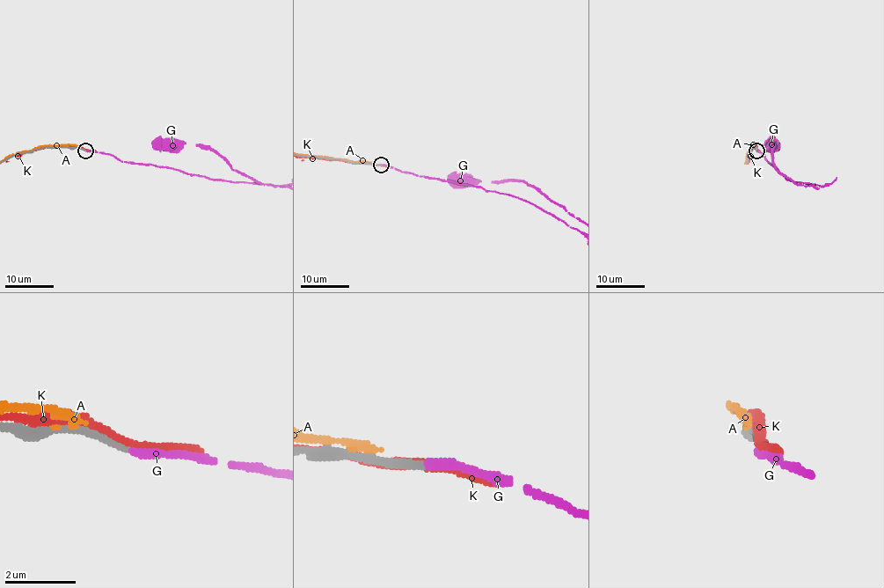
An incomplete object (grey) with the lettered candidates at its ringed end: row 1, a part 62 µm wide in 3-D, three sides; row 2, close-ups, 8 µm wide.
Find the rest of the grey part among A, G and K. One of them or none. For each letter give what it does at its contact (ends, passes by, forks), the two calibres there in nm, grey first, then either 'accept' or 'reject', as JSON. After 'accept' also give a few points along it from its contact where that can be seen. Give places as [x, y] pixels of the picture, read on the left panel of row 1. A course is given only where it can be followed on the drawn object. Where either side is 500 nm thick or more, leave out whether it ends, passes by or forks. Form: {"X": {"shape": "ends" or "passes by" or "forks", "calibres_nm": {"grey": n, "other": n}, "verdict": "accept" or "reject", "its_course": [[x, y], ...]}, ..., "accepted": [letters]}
{"A": {"shape": "ends", "calibres_nm": {"grey": 240, "other": 260}, "verdict": "reject"}, "G": {"shape": "ends", "calibres_nm": {"grey": 240, "other": 260}, "verdict": "accept"}, "K": {"shape": "passes by", "calibres_nm": {"grey": 240, "other": 280}, "verdict": "reject"}, "accepted": ["G"]}

